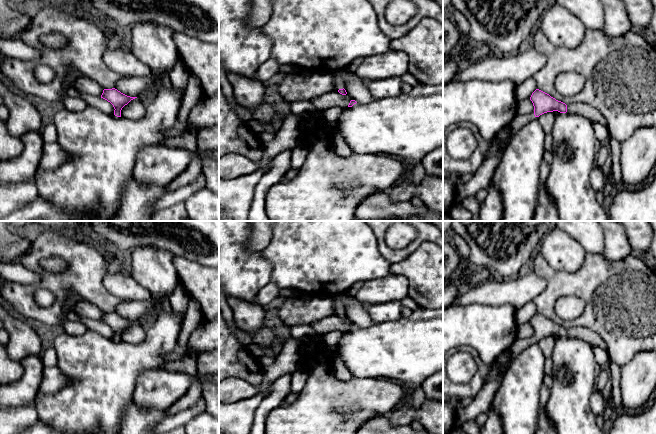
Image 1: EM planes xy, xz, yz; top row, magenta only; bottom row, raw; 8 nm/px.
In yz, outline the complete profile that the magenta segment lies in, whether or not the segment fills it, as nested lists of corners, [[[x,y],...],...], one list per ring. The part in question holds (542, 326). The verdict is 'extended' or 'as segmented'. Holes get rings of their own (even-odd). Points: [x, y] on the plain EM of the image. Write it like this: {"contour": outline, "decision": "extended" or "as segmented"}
{"contour": [[[536,313],[531,321],[530,324],[533,327],[534,330],[534,337],[530,339],[520,339],[516,338],[513,342],[511,348],[510,348],[510,361],[509,365],[505,369],[505,373],[513,363],[513,361],[516,359],[516,357],[529,345],[533,344],[536,341],[539,341],[540,339],[547,337],[547,336],[553,336],[558,335],[560,337],[566,337],[567,336],[567,329],[561,325],[556,324],[555,322],[551,321],[549,318]]], "decision": "extended"}

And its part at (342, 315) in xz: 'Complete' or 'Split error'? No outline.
Split error

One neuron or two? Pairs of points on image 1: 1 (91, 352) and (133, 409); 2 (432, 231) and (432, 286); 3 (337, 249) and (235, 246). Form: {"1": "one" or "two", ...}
{"1": "two", "2": "two", "3": "one"}

